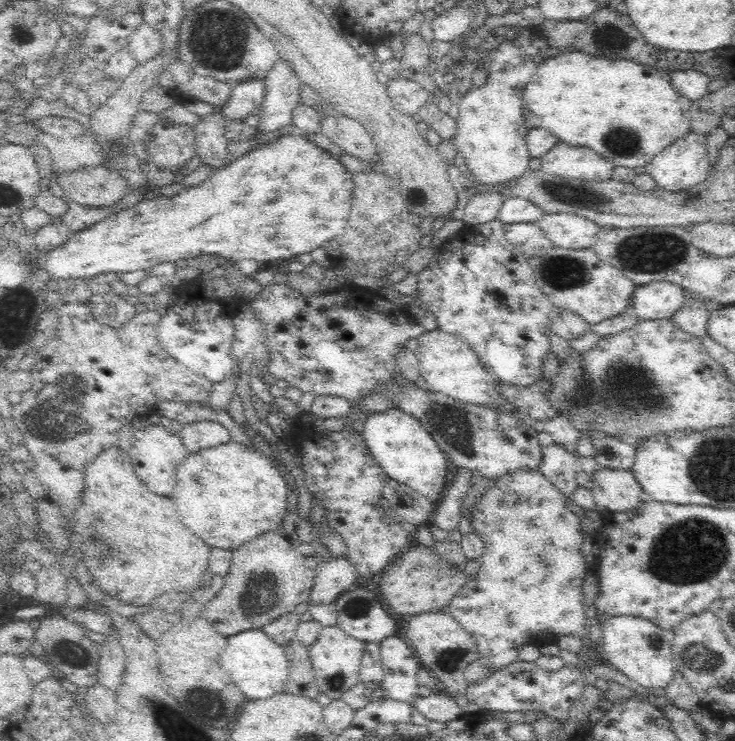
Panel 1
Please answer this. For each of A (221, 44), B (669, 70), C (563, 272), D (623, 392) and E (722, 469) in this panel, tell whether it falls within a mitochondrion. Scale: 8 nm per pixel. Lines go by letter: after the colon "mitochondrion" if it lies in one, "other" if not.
A: mitochondrion
B: other
C: mitochondrion
D: mitochondrion
E: mitochondrion

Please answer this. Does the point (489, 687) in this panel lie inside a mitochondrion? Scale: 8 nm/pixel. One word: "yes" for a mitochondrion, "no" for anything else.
no

